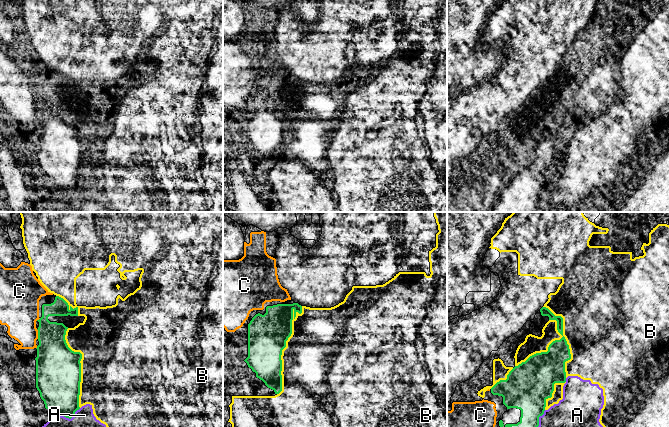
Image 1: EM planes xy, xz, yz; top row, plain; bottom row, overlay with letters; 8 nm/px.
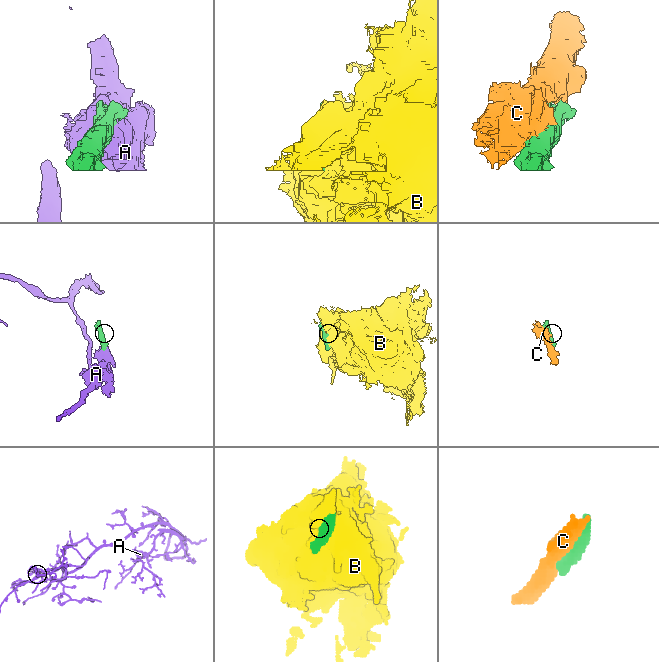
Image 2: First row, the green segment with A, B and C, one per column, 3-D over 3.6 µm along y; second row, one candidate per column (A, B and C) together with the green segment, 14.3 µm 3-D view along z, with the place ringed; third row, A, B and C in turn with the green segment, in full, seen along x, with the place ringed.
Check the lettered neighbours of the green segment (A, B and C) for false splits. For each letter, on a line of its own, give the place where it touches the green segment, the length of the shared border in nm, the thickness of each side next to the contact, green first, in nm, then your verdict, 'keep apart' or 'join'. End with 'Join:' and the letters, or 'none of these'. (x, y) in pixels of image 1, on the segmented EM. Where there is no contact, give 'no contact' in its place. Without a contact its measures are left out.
A: xy (67, 417) | 220 nm | 340/160 nm | keep apart
B: yz (548, 347) | 600 nm | 300/190 nm | keep apart
C: xy (38, 334) | 80 nm | 300/320 nm | keep apart
Join: none of these

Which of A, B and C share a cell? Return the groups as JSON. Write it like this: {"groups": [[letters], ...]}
{"groups": [["A"], ["B"], ["C"]]}

